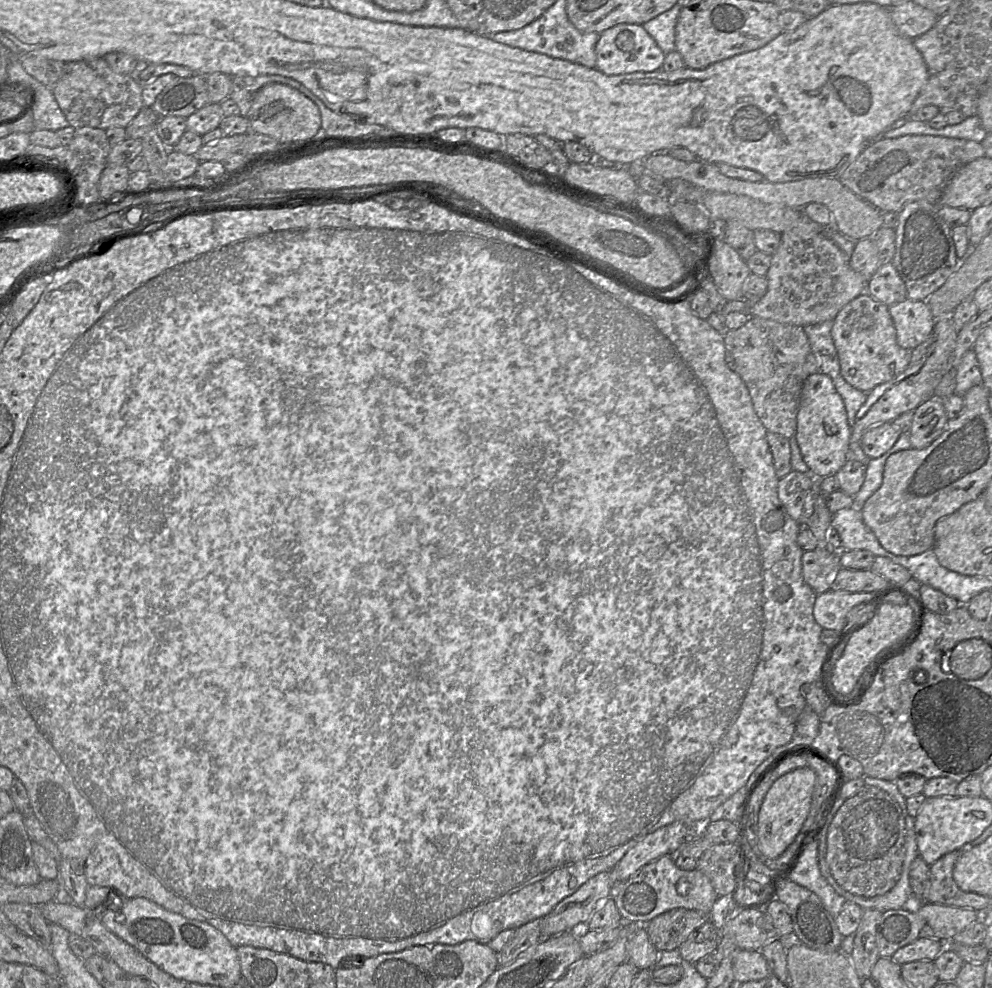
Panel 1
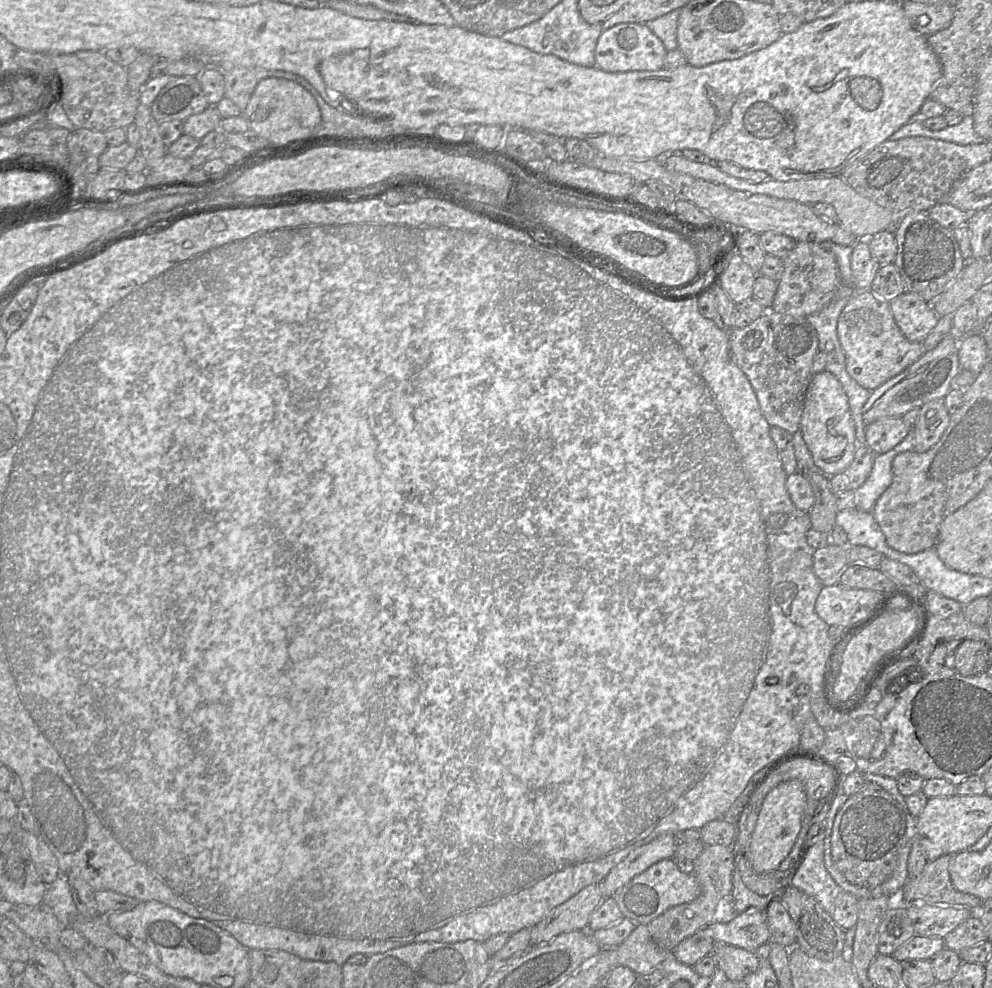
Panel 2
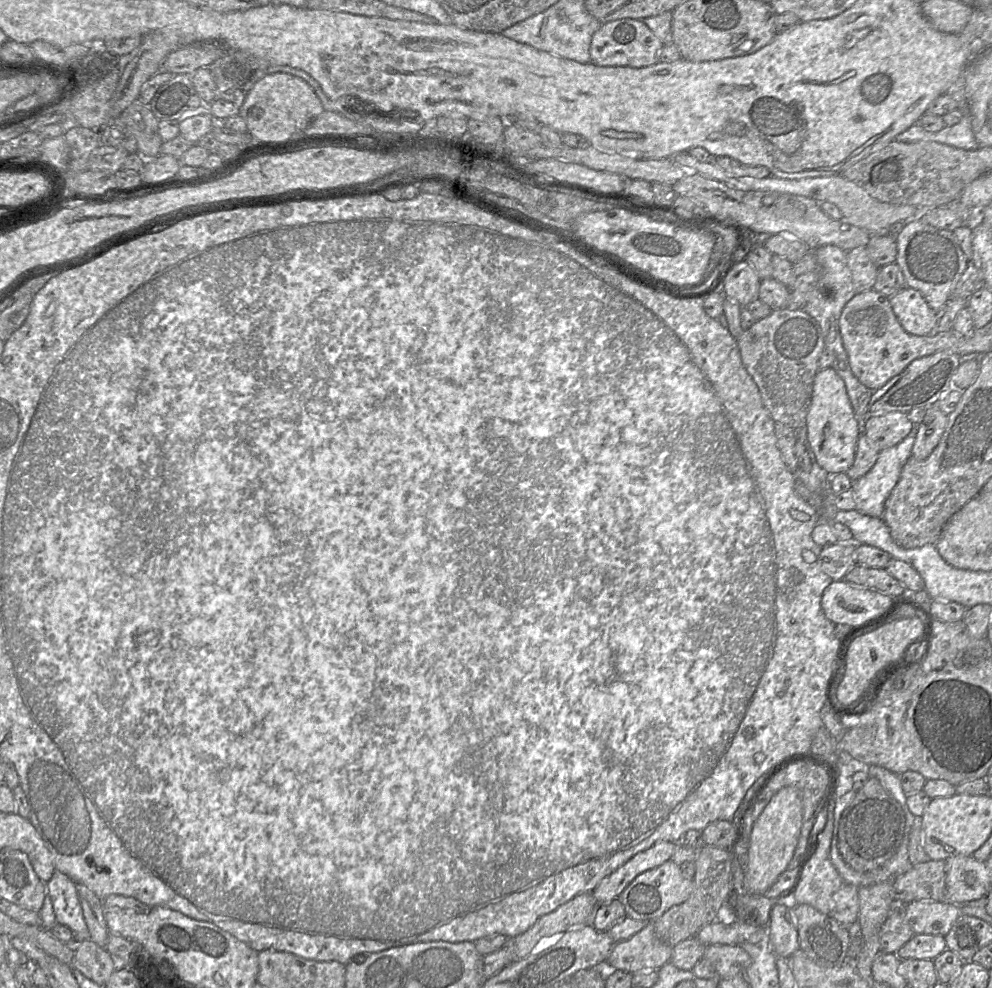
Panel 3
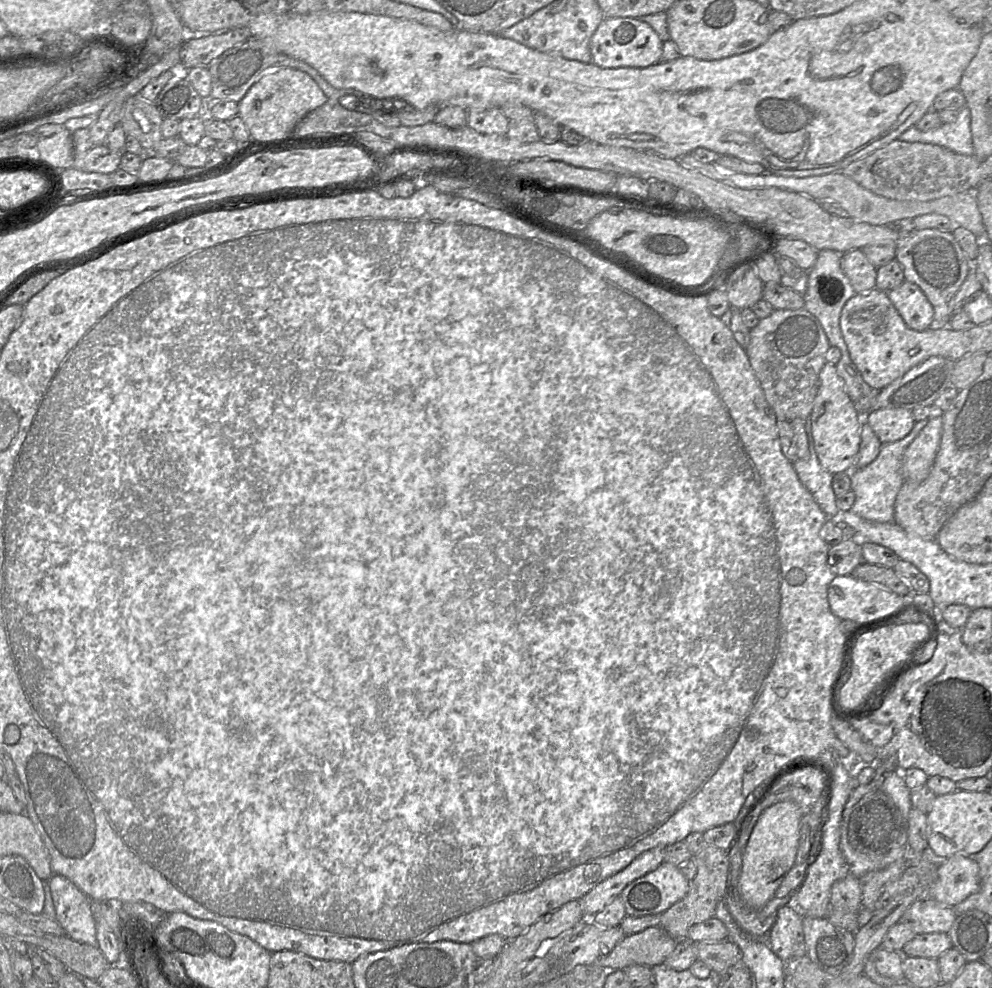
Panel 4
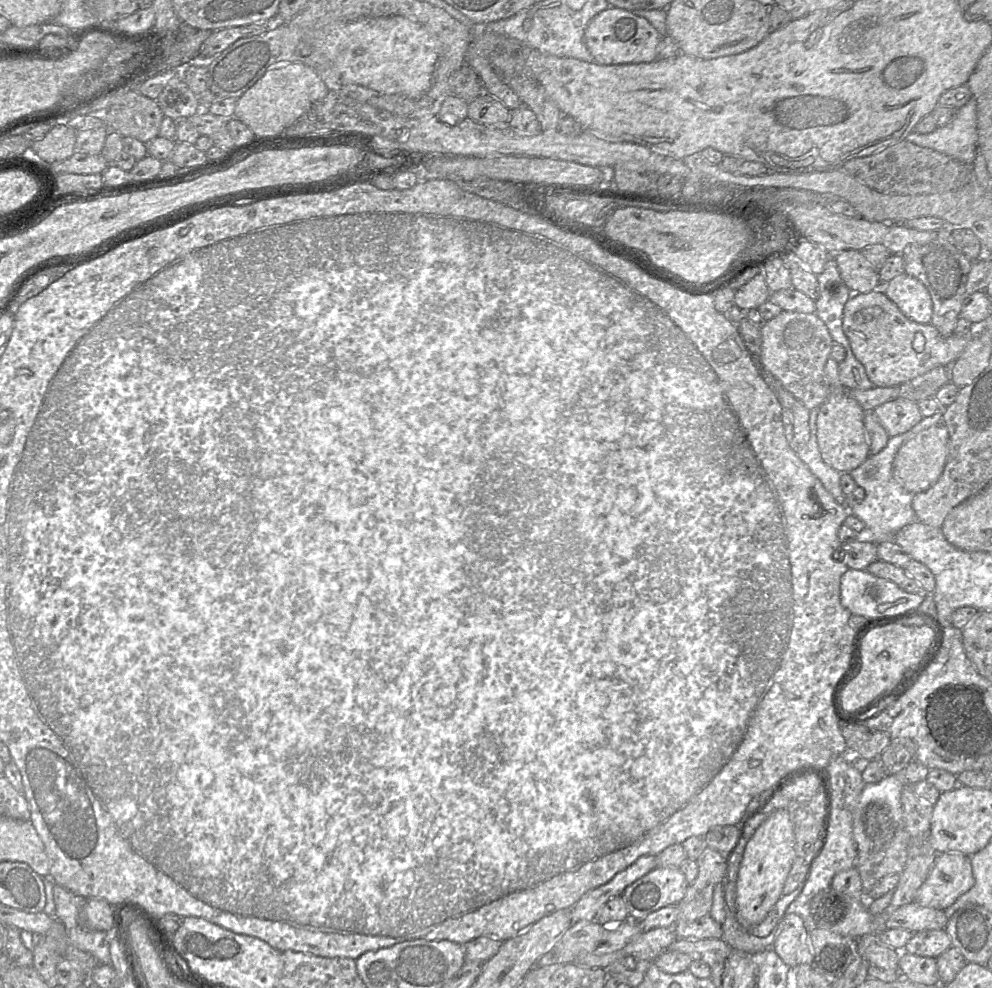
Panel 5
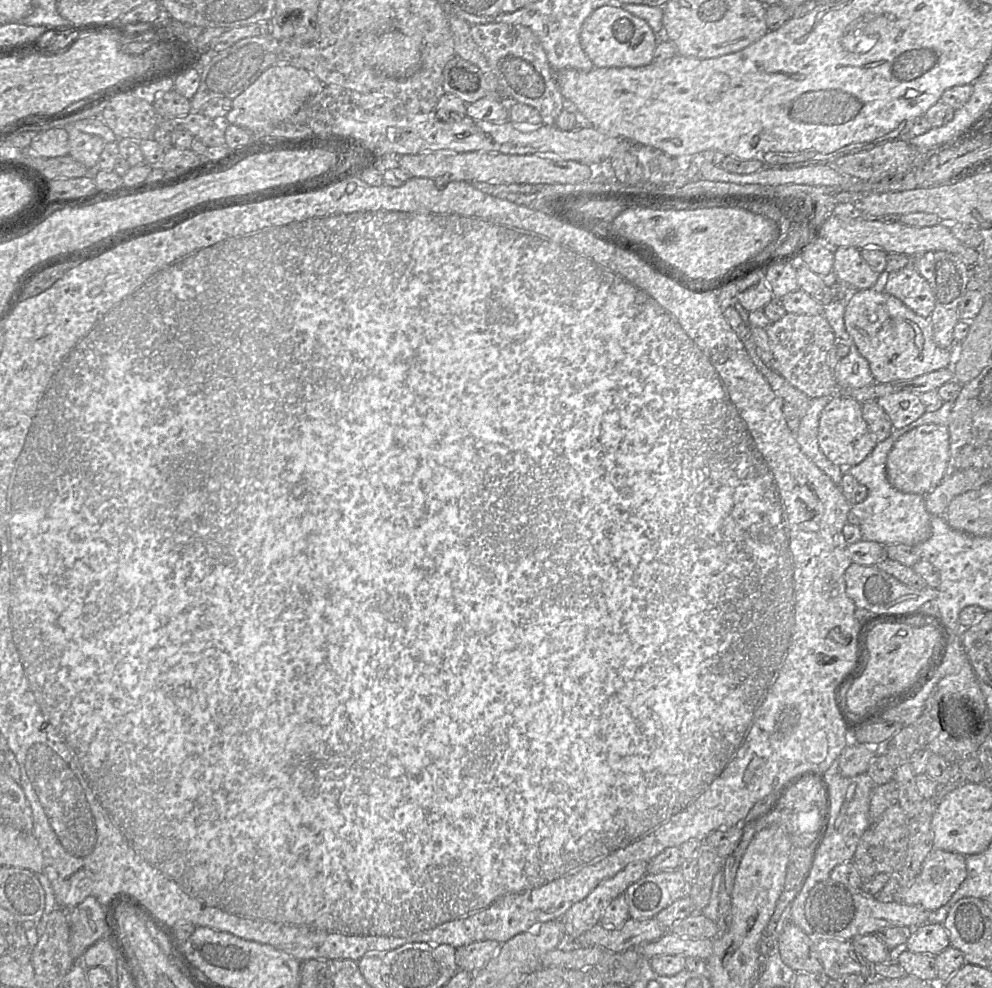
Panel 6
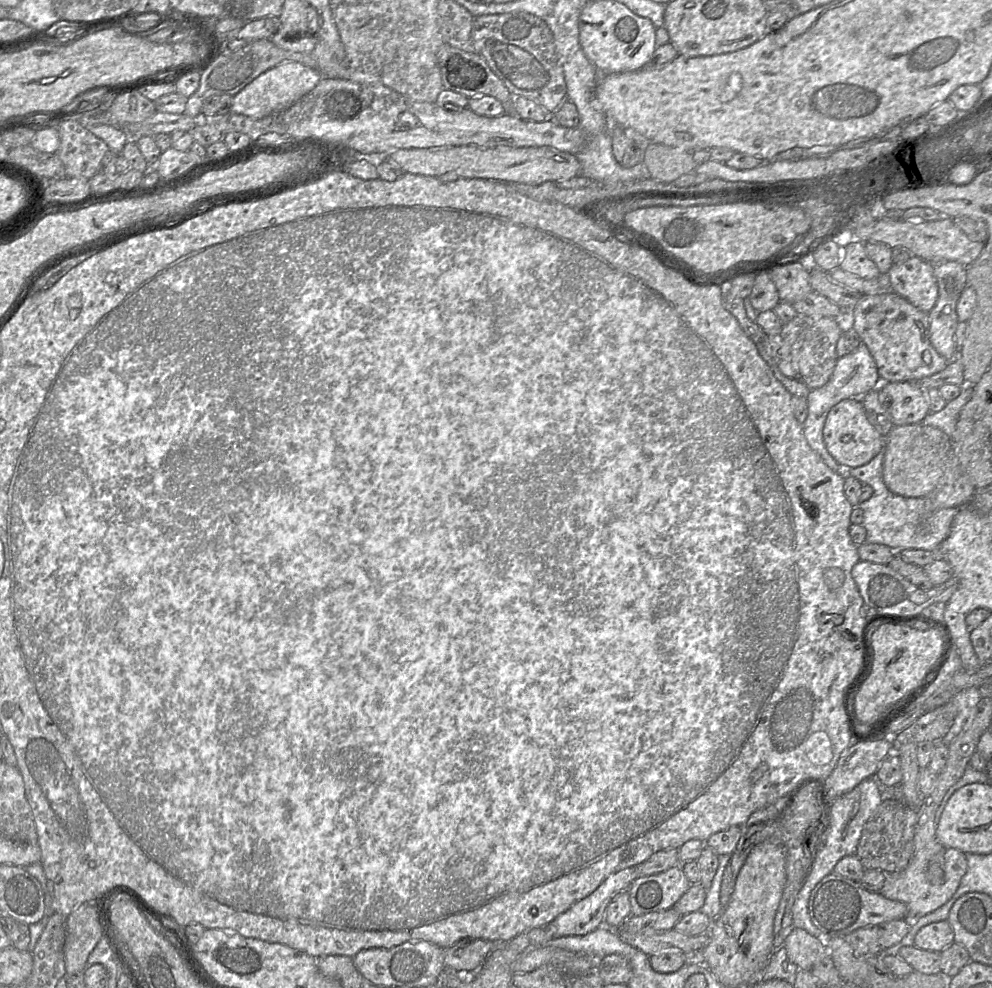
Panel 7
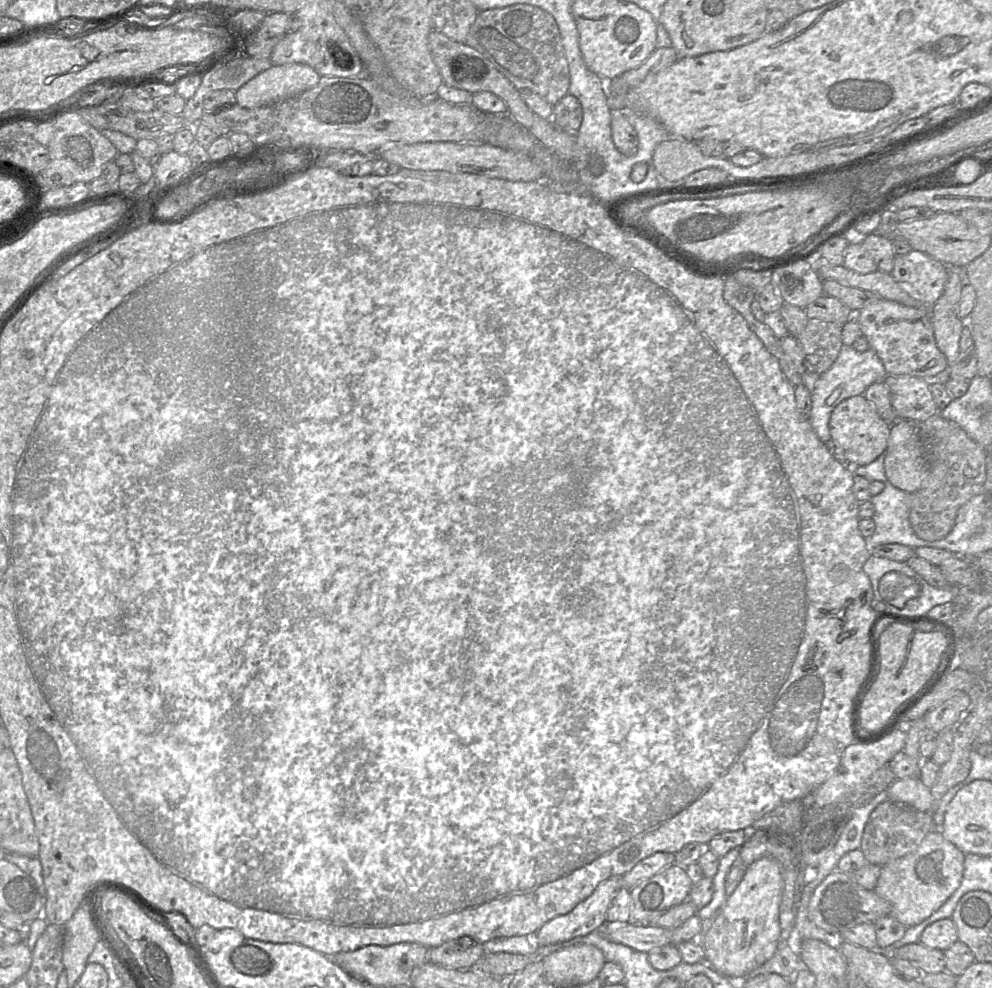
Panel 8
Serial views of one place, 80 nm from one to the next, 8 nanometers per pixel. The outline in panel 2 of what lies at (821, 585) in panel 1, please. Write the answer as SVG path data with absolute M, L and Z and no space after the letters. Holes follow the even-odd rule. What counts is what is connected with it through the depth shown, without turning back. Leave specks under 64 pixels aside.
M828 544L823 548L816 549L813 554L813 570L823 586L838 584L841 573L848 565L848 546Z

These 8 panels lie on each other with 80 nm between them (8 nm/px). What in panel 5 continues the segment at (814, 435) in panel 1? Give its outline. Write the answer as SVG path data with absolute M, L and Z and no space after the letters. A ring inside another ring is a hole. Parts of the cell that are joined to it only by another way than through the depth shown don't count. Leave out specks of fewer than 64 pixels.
M829 358L825 365L825 377L831 392L819 407L817 416L817 442L824 462L840 473L849 473L869 456L869 445L864 427L865 411L847 394L839 379L839 363Z

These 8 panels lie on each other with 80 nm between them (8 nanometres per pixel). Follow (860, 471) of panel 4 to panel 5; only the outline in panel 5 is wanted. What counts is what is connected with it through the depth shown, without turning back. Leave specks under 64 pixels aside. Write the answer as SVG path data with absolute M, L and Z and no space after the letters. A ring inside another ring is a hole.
M910 429L906 433L890 437L887 445L879 453L869 455L861 465L849 472L857 486L865 490L865 498L854 507L848 508L849 514L863 521L865 536L874 543L893 541L900 529L917 520L912 508L914 494L905 490L893 477L893 461L899 448L916 434L918 433L912 433Z

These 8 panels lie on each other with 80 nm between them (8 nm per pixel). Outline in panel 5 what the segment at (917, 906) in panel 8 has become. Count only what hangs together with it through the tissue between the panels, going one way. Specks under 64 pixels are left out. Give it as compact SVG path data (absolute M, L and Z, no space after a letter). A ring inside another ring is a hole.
M936 854L931 870L917 890L914 902L944 911L975 884L969 856Z

